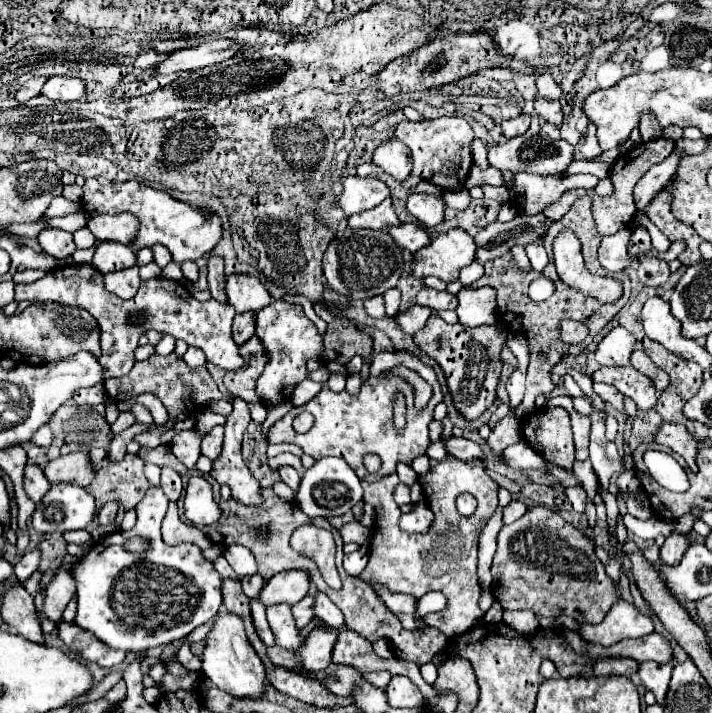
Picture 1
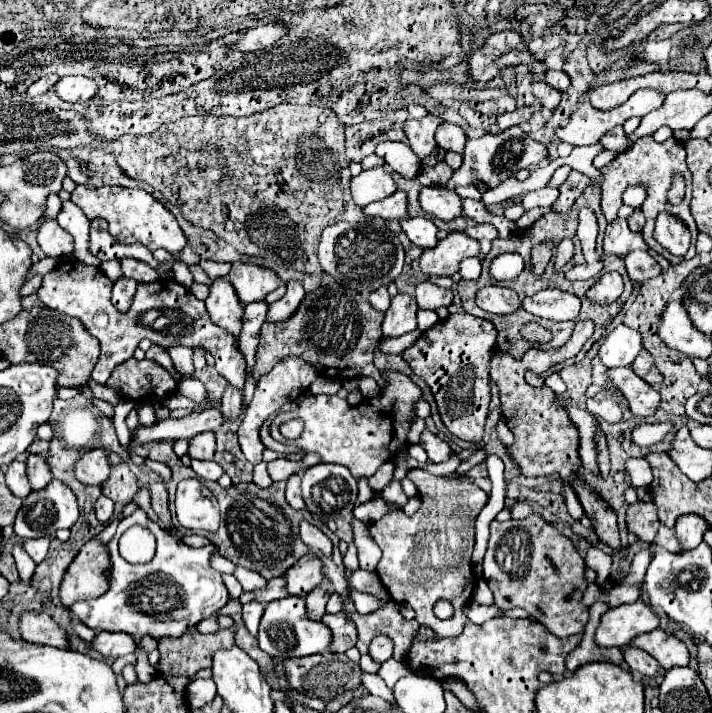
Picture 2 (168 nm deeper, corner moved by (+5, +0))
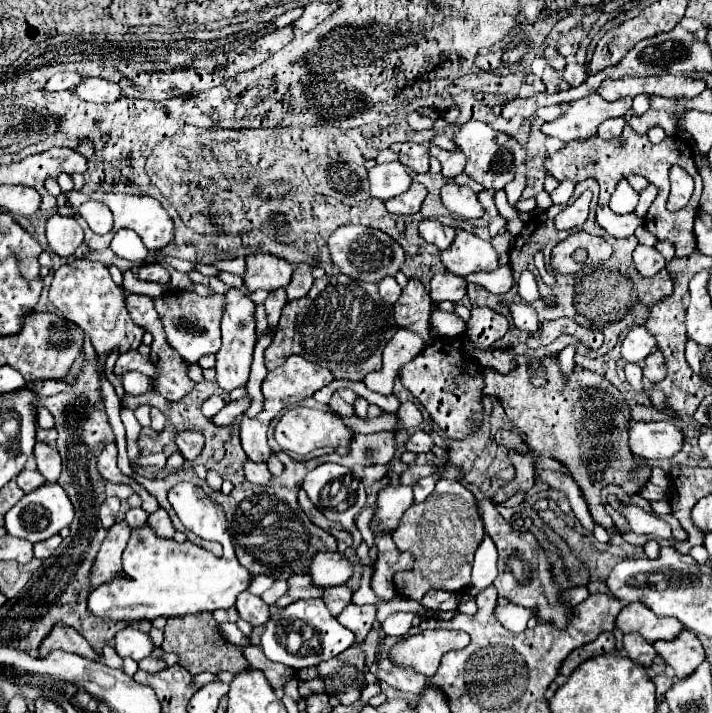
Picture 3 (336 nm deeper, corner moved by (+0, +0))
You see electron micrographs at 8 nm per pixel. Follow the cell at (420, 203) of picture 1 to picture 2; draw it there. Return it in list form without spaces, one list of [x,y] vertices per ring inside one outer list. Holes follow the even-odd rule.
[[[444,186],[422,188],[420,204],[428,216],[440,220],[454,220],[462,214],[462,198],[456,194],[456,190],[448,190]]]

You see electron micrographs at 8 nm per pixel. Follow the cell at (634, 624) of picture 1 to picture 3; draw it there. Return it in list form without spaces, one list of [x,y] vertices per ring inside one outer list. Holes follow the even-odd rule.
[[[633,602],[633,604],[625,606],[619,612],[619,616],[615,618],[615,626],[623,634],[637,632],[647,642],[673,640],[683,630],[681,622],[677,622],[677,618],[659,618],[641,602]]]

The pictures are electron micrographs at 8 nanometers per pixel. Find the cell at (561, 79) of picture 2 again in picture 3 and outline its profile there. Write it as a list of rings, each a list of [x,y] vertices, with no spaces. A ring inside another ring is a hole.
[[[567,64],[563,70],[563,78],[565,82],[569,82],[569,86],[579,86],[585,80],[585,66],[581,64]]]

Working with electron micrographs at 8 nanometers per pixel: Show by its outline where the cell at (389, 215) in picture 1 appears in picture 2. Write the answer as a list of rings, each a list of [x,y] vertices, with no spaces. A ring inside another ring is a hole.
[[[398,190],[396,194],[388,196],[386,200],[368,204],[364,208],[364,214],[380,216],[382,220],[402,220],[408,216],[408,196],[404,190]]]

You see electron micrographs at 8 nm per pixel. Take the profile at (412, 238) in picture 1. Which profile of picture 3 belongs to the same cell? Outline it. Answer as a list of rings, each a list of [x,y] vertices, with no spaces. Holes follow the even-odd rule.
[[[421,220],[419,222],[419,234],[427,242],[435,244],[439,250],[445,250],[455,238],[455,230],[451,226],[441,224],[439,220]]]

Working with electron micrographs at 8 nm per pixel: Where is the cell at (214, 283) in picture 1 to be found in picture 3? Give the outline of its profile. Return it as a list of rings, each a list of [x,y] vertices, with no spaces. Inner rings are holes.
[[[229,288],[225,292],[225,310],[221,318],[221,332],[223,332],[223,346],[217,352],[217,382],[227,392],[241,388],[249,380],[249,366],[253,360],[253,346],[255,346],[255,304],[251,298],[245,296],[239,288]]]

